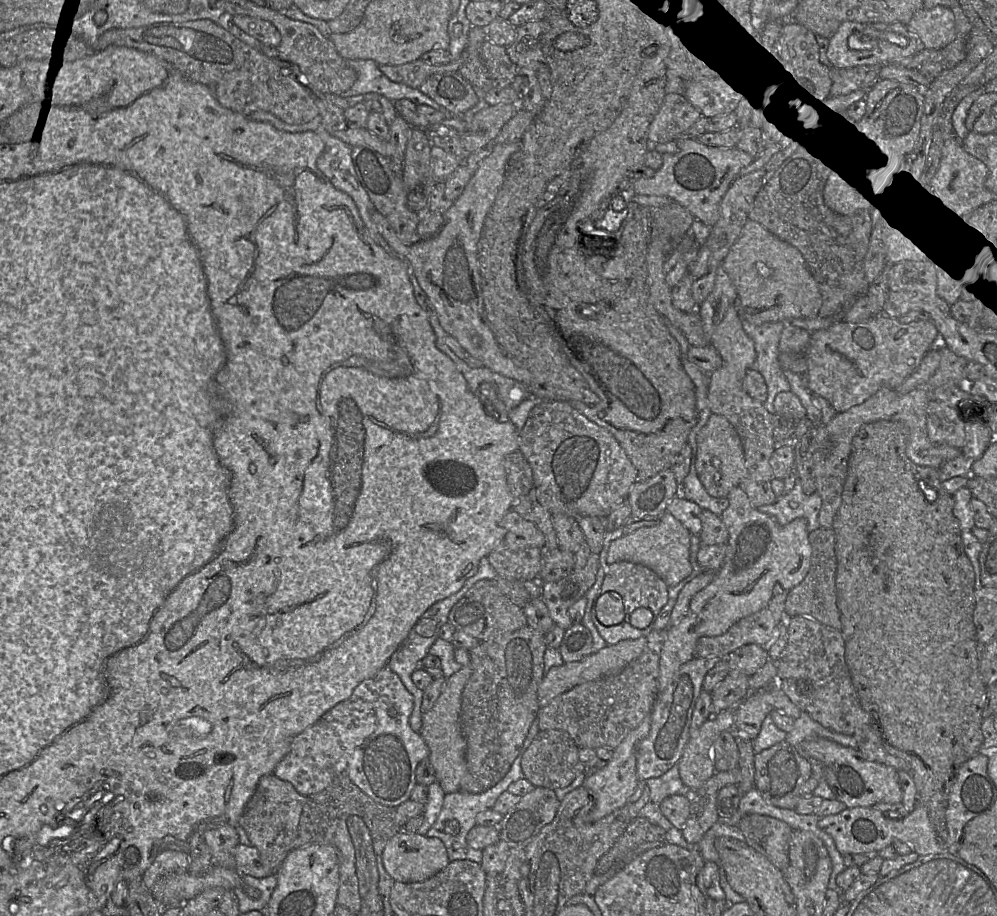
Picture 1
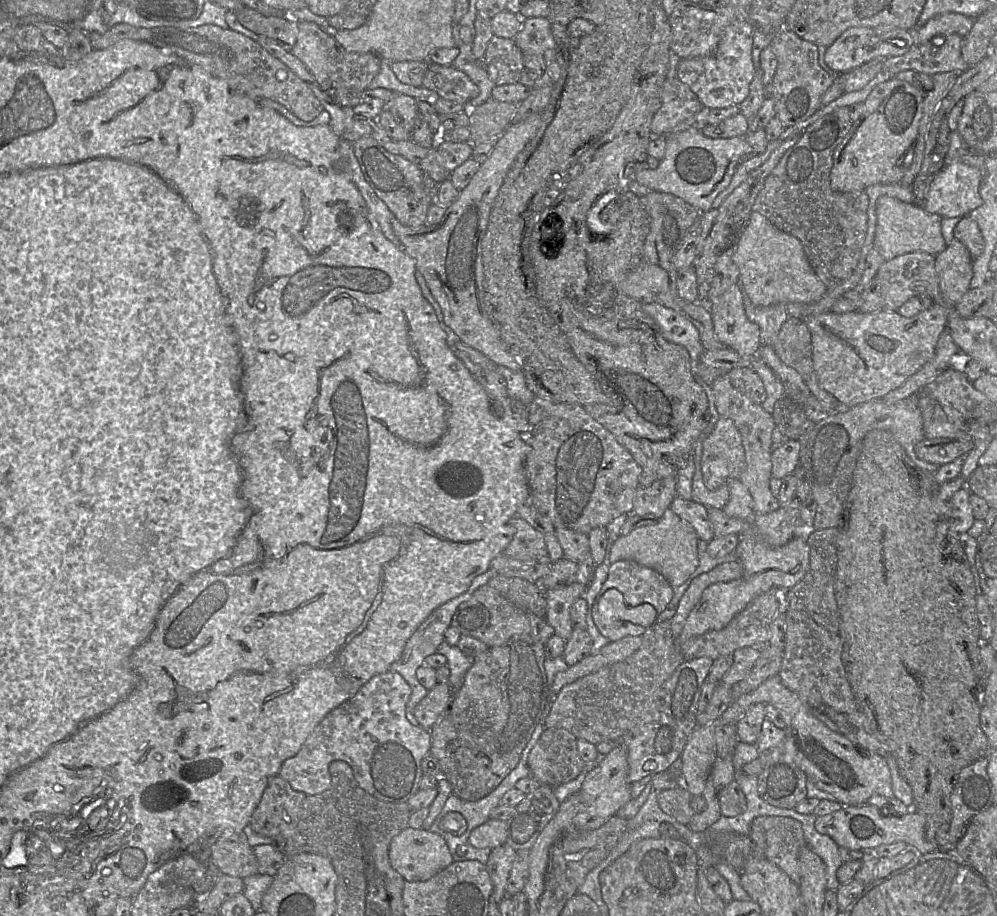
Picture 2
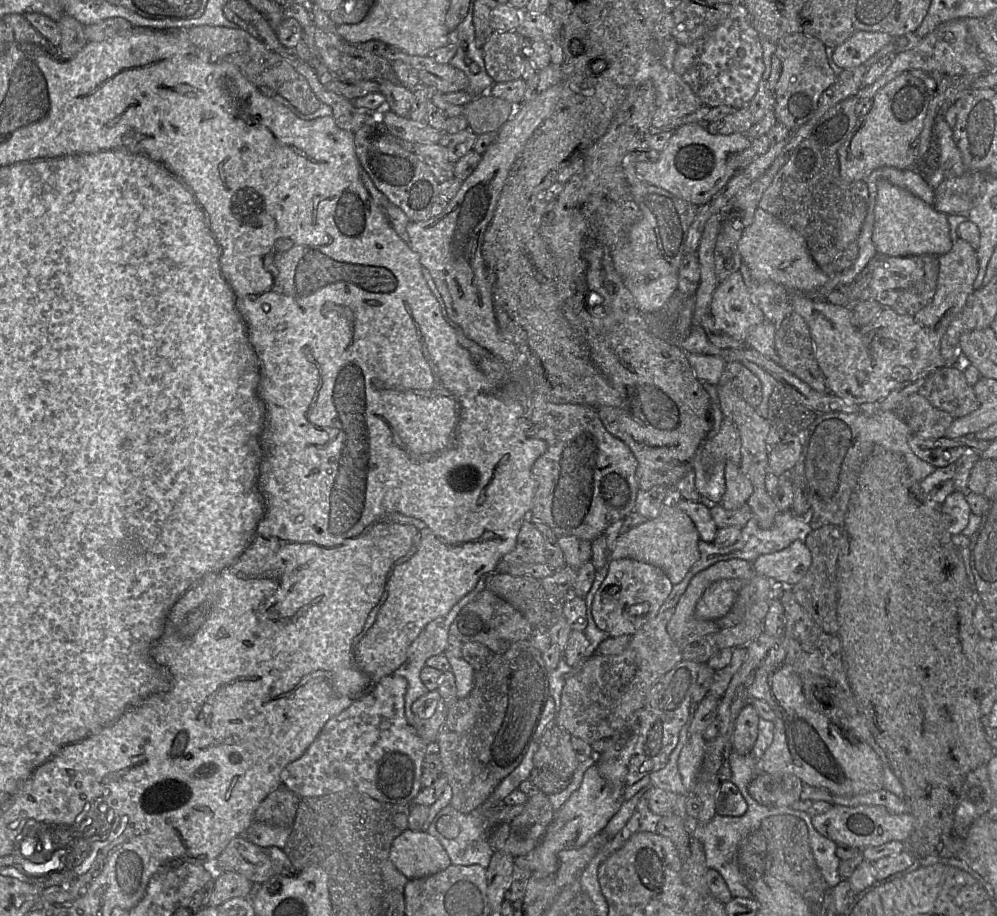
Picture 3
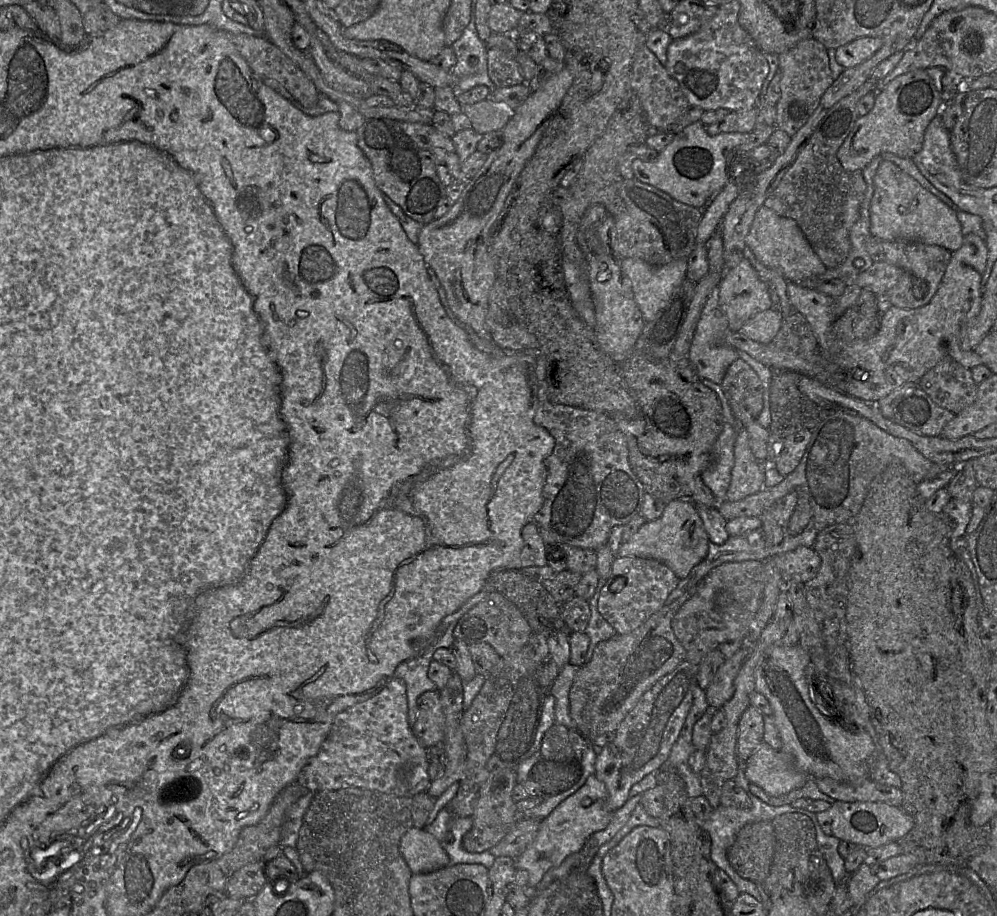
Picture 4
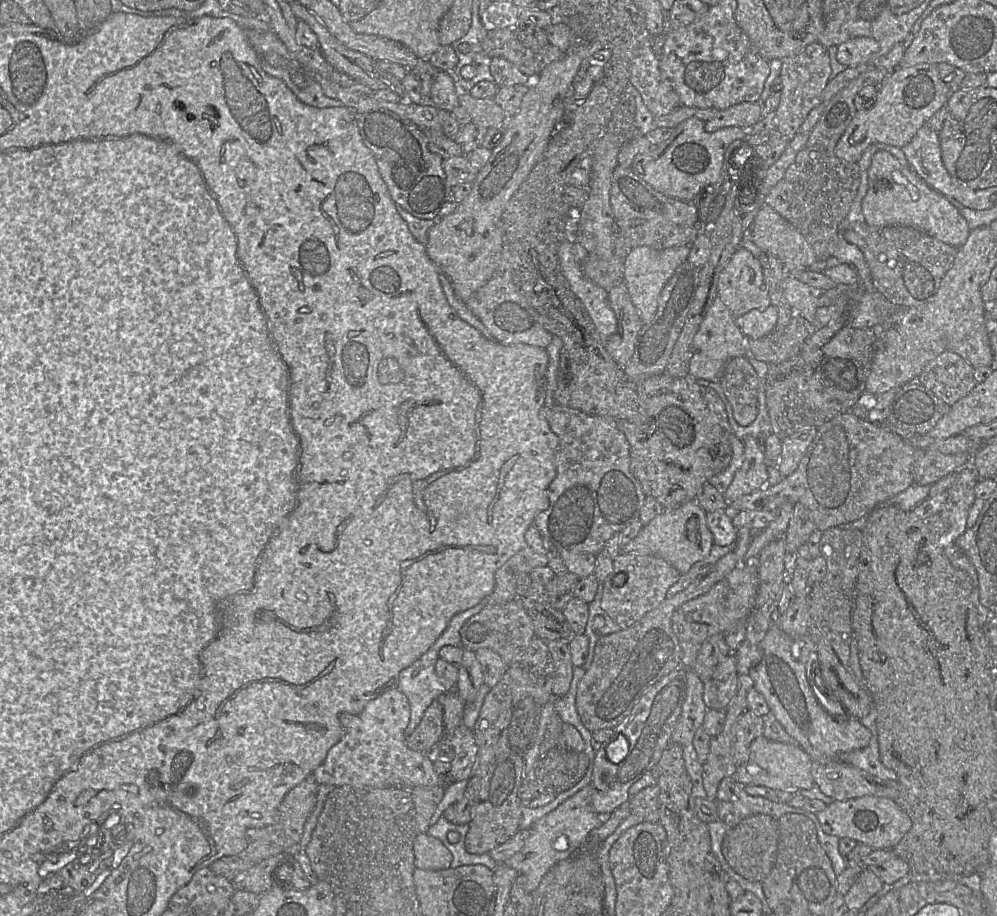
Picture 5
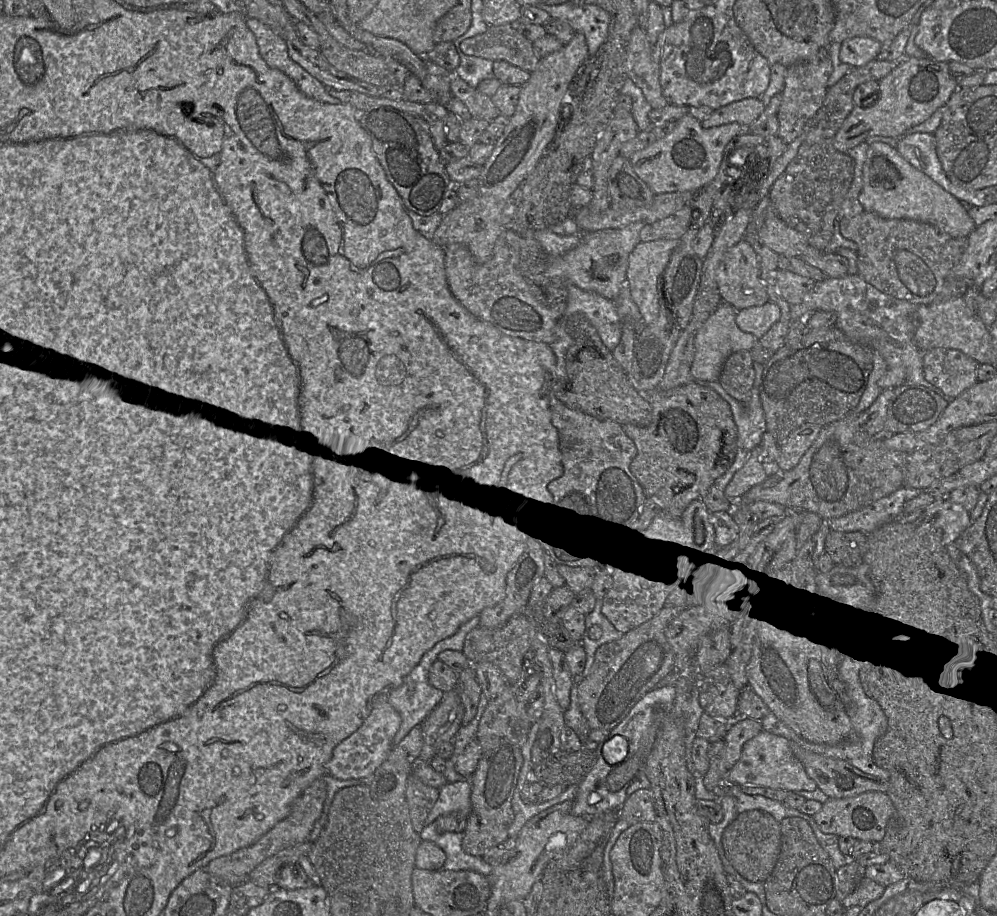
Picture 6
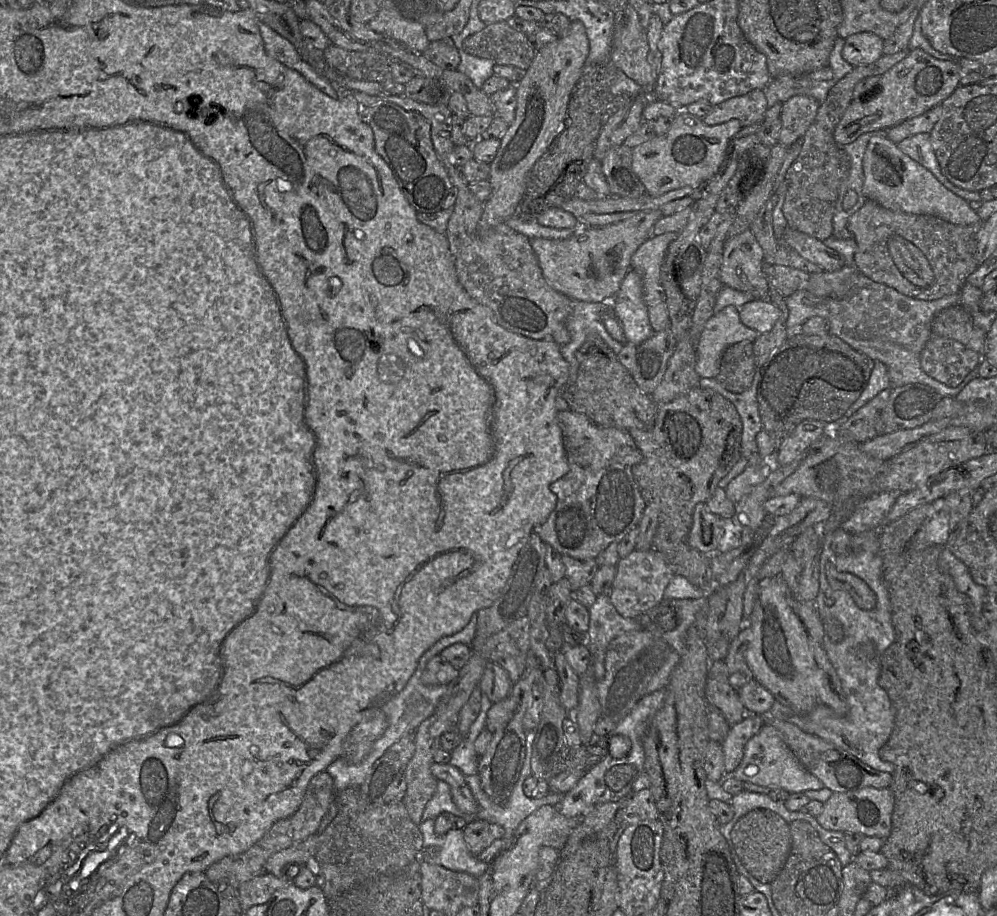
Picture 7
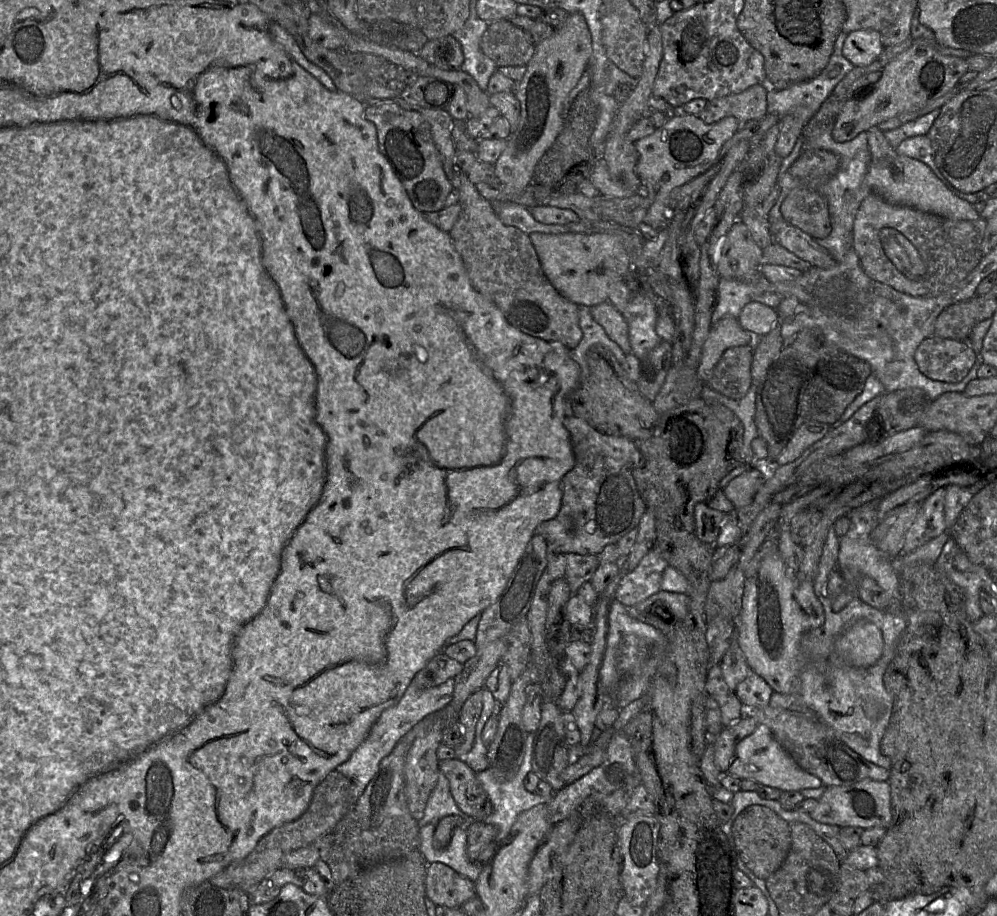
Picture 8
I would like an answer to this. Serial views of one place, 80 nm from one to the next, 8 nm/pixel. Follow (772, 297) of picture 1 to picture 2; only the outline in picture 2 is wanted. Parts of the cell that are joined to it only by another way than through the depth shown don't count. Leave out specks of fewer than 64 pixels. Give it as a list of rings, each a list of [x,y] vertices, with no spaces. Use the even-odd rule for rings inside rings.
[[[752,211],[733,244],[732,259],[739,269],[738,283],[745,297],[756,306],[815,303],[827,291],[810,265],[799,239],[779,230],[759,212]]]

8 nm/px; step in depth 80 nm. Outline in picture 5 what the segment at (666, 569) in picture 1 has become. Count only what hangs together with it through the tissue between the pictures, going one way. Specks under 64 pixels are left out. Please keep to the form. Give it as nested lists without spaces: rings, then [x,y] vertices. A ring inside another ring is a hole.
[[[688,501],[673,509],[664,509],[621,551],[623,554],[659,556],[671,564],[681,575],[693,564],[704,560],[713,546],[713,536],[707,526],[707,512],[696,501]]]

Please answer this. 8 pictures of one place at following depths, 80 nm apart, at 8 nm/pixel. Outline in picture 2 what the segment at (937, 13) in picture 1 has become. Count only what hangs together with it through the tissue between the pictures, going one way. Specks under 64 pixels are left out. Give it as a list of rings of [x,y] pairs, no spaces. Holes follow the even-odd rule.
[[[950,12],[931,18],[913,29],[917,43],[932,41],[936,37],[958,34],[964,37],[974,25],[975,18]]]

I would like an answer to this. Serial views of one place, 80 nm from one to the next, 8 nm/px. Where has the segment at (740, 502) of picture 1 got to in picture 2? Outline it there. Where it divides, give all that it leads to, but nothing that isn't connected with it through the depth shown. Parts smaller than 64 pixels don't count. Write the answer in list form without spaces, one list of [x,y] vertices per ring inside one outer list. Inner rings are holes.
[[[740,478],[730,480],[728,485],[730,499],[723,508],[724,512],[729,517],[740,518],[745,522],[745,528],[738,534],[738,544],[734,550],[736,561],[743,567],[743,575],[736,580],[712,584],[703,591],[700,600],[688,615],[681,633],[676,637],[679,649],[680,644],[691,637],[723,629],[760,594],[770,589],[789,590],[799,583],[809,570],[810,547],[807,540],[794,537],[780,547],[766,544],[754,525],[756,513],[753,509],[753,499],[749,490]]]

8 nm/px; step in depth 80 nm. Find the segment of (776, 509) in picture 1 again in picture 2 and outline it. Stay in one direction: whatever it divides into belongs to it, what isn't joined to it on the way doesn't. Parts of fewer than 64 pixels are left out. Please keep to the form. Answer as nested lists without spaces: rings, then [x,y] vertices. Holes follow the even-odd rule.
[[[795,497],[779,509],[767,514],[756,514],[754,525],[763,541],[772,547],[787,544],[794,537],[808,539],[816,531],[814,519],[817,504],[804,506]]]

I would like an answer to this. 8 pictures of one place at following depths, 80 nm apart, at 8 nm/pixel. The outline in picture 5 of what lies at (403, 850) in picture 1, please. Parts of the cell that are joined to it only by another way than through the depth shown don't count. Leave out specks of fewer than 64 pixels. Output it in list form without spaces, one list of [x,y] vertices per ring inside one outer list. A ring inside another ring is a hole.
[[[418,833],[413,845],[415,868],[437,871],[450,868],[452,855],[437,838]]]

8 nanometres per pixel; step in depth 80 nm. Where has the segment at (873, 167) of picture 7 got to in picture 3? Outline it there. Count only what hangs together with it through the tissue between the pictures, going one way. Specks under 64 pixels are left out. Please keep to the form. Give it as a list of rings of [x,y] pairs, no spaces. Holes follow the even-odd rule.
[[[887,180],[879,181],[877,188],[873,243],[879,256],[941,256],[952,249],[948,215]]]

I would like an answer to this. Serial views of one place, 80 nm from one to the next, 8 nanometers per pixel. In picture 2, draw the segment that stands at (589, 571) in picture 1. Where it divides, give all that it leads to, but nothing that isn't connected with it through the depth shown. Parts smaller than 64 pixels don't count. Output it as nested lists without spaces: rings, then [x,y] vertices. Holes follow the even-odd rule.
[[[575,581],[561,588],[546,590],[546,620],[553,627],[556,635],[565,642],[570,638],[574,626],[570,617],[572,604],[583,594],[587,586]]]

